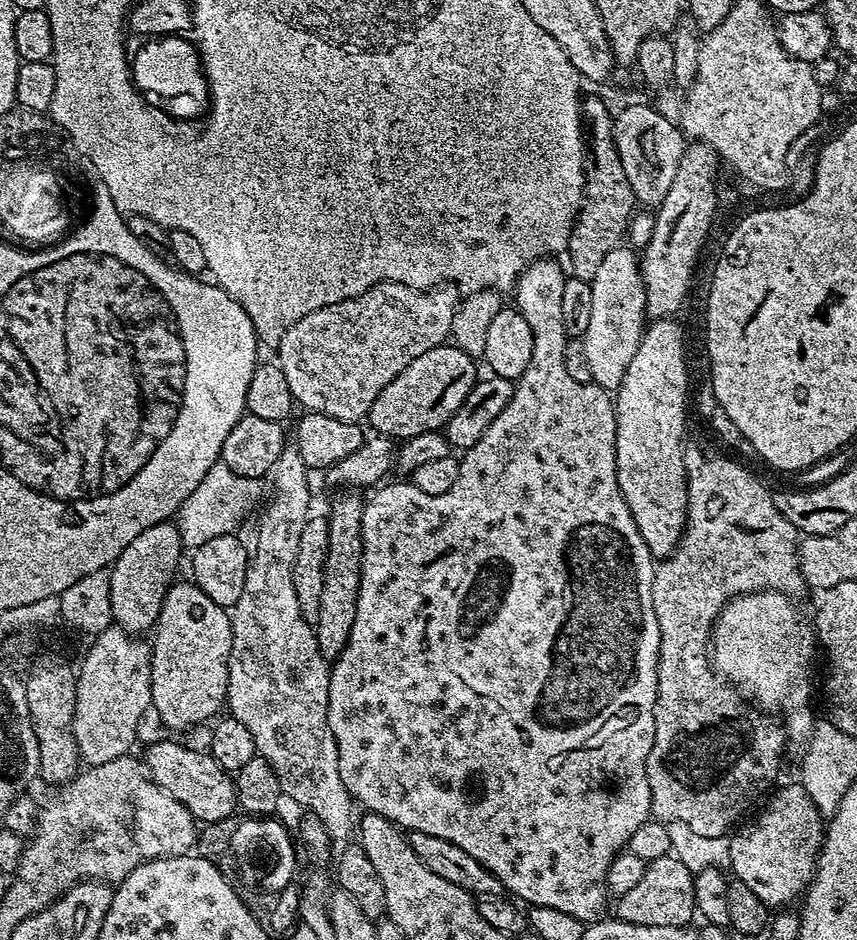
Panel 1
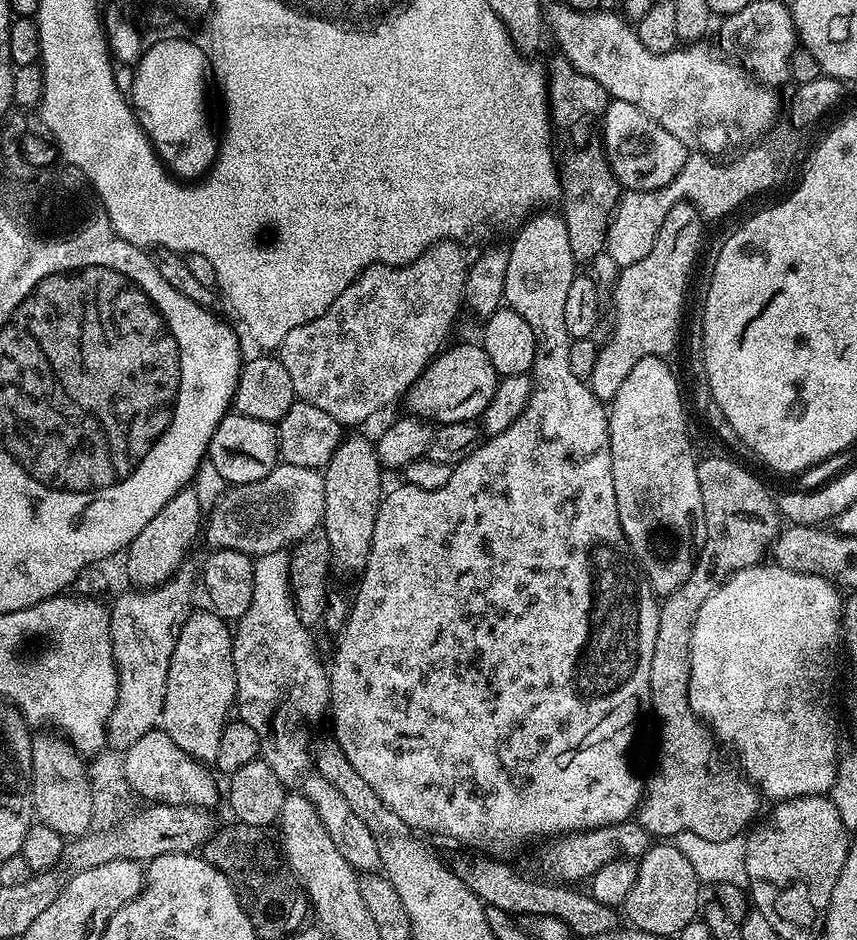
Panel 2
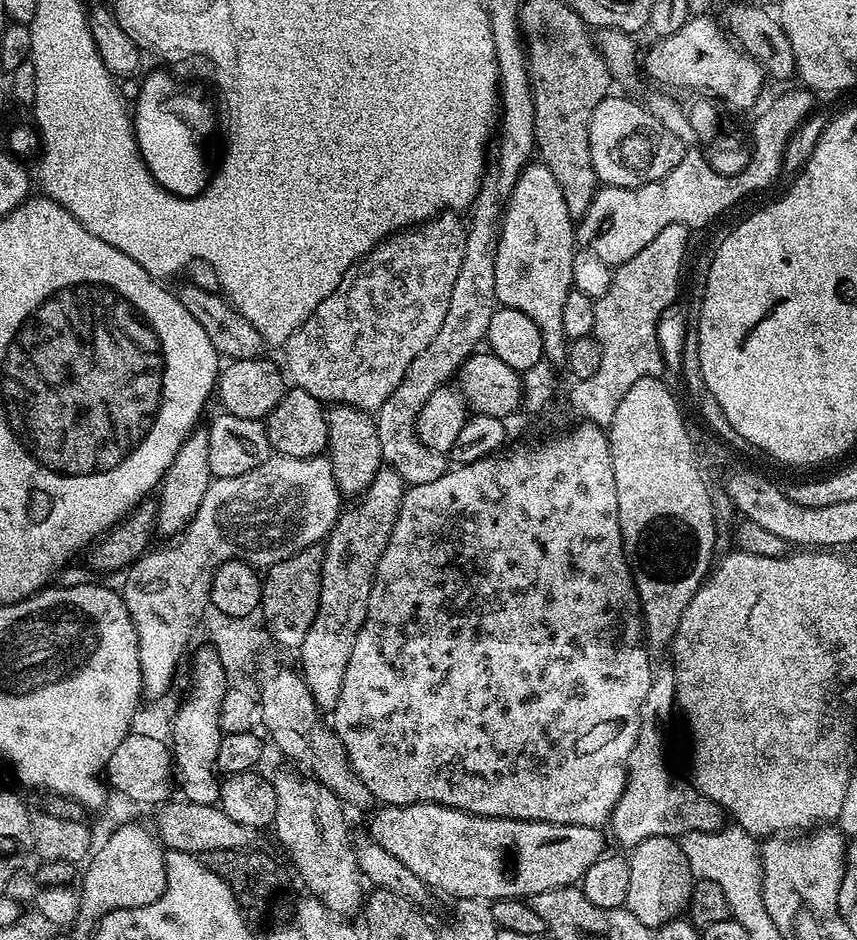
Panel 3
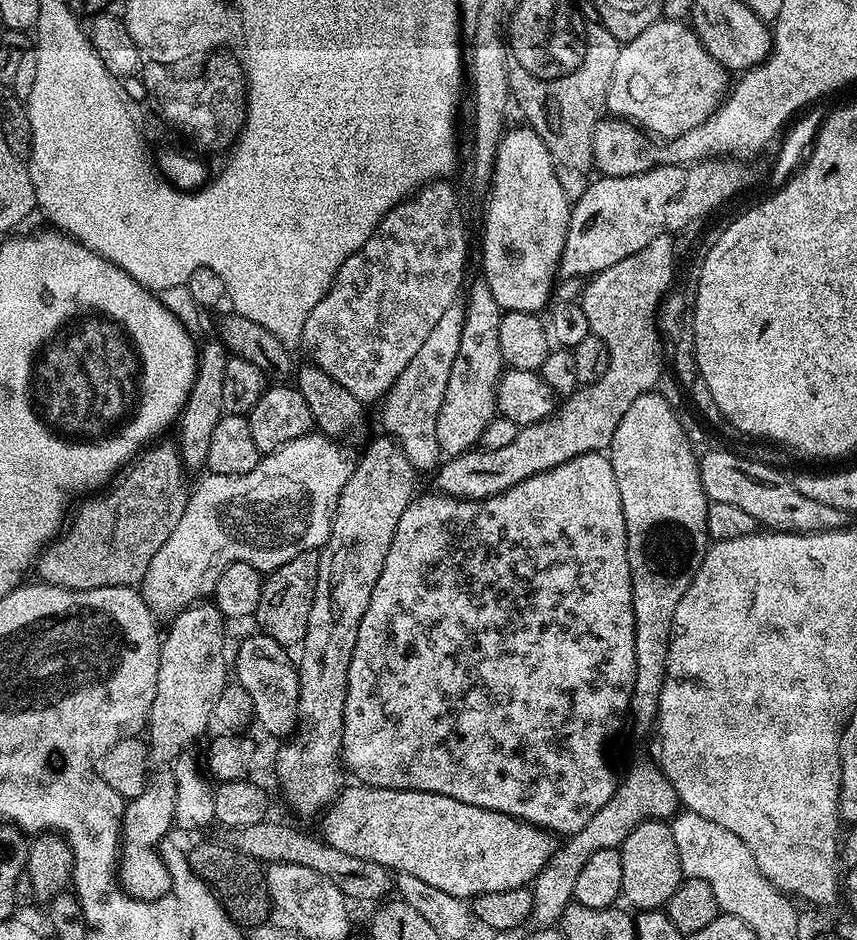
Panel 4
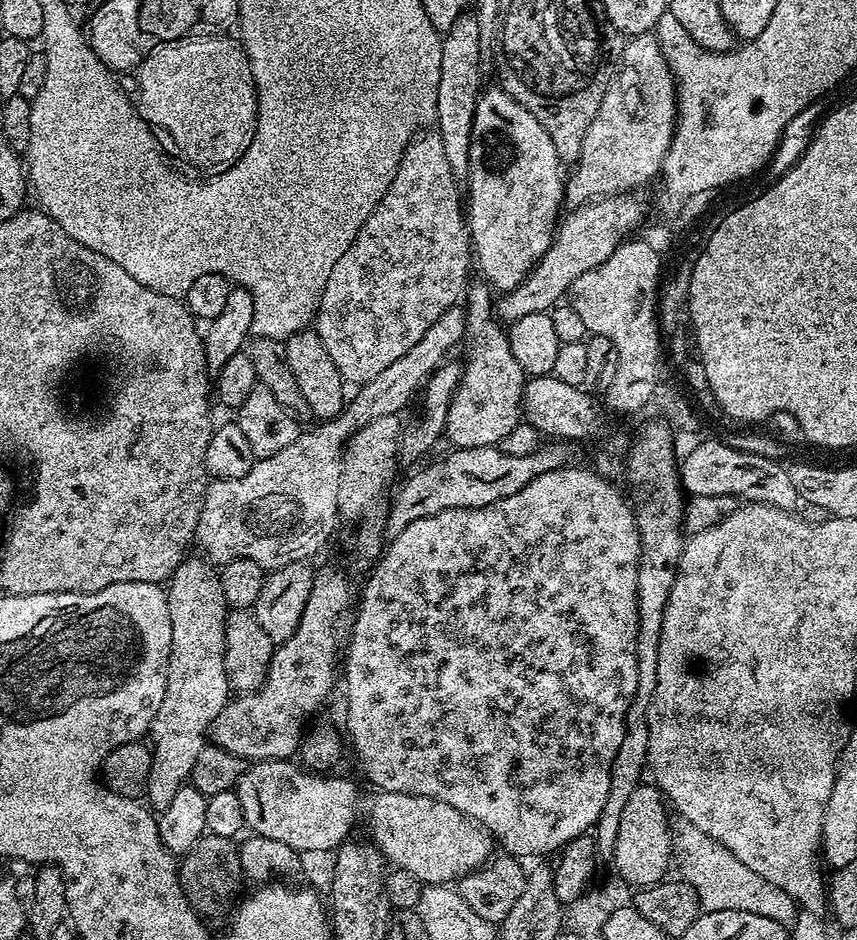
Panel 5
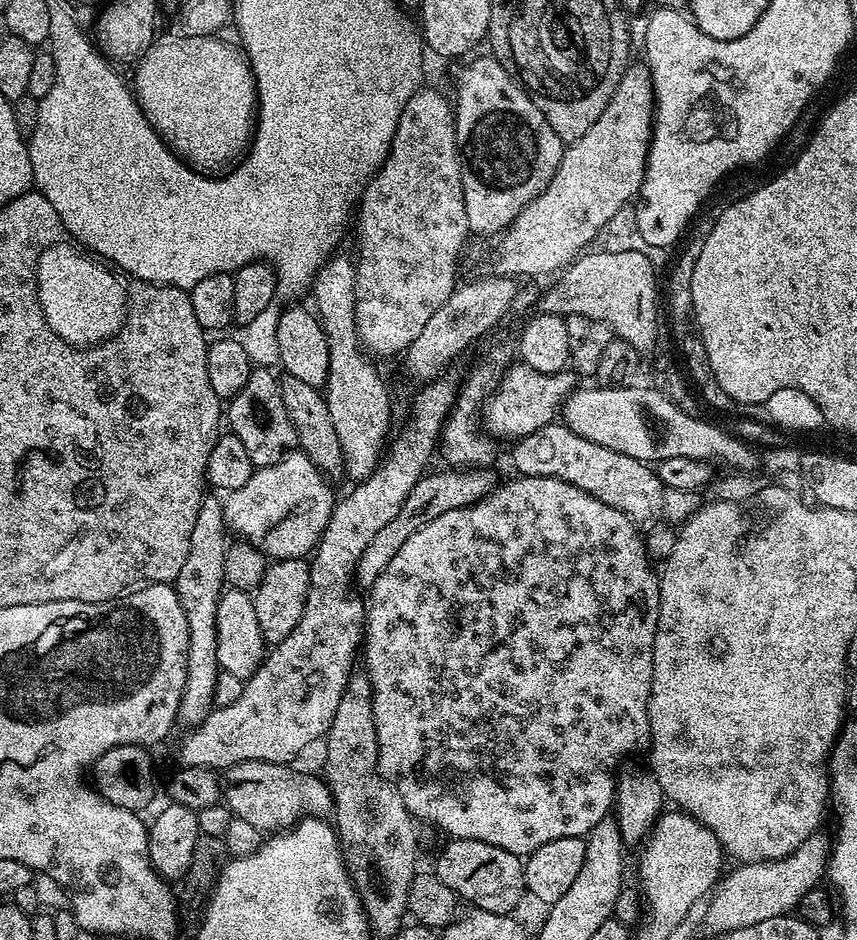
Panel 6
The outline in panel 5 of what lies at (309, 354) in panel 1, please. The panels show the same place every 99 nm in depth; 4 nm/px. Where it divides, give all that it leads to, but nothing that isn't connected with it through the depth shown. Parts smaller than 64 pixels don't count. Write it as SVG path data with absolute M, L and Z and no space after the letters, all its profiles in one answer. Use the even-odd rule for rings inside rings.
M428 134L417 135L416 139L404 149L404 156L396 165L394 182L390 182L390 190L386 190L386 194L382 198L382 202L378 202L374 214L370 214L370 218L366 218L362 230L358 230L358 238L352 243L350 250L346 250L346 254L342 254L342 258L338 258L334 270L330 270L330 278L326 278L326 290L320 299L319 308L316 309L314 330L318 334L318 338L322 338L322 346L326 346L326 354L330 354L330 358L334 358L334 366L338 366L345 381L352 386L359 386L378 378L378 374L382 374L382 370L386 370L386 366L390 366L406 354L411 347L417 345L418 340L426 334L430 327L434 326L448 310L461 303L470 283L468 267L473 267L474 264L474 245L470 239L466 208L462 203L462 188L453 171L450 170L449 159L446 158L439 135L424 135Z

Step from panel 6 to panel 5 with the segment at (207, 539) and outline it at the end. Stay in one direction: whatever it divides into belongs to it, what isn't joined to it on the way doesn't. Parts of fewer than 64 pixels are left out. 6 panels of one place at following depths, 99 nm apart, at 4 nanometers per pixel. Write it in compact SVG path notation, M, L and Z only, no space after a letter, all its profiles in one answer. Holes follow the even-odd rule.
M192 559L183 560L174 570L172 579L166 584L170 606L170 660L166 694L162 698L162 706L158 706L158 714L150 729L152 761L146 785L146 797L148 796L149 800L147 803L157 804L157 809L160 810L170 802L170 798L174 798L174 794L178 794L180 788L185 787L186 781L194 770L194 761L197 760L202 746L209 739L212 724L230 699L230 685L226 678L224 661L226 626L230 609L222 594L222 582L217 569L207 559Z

